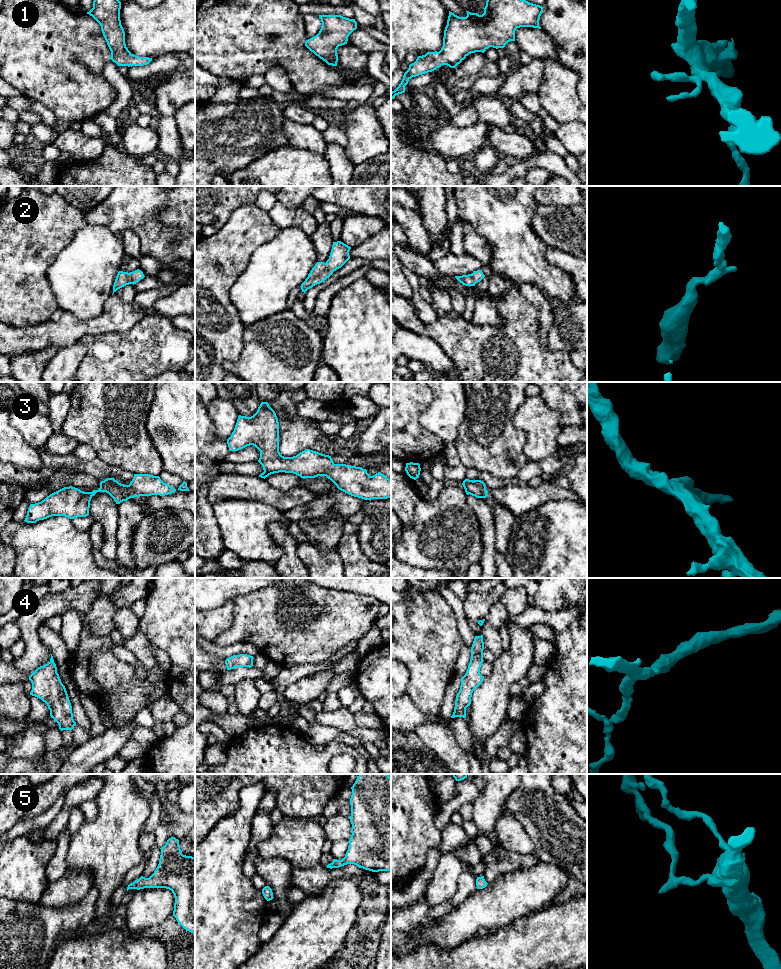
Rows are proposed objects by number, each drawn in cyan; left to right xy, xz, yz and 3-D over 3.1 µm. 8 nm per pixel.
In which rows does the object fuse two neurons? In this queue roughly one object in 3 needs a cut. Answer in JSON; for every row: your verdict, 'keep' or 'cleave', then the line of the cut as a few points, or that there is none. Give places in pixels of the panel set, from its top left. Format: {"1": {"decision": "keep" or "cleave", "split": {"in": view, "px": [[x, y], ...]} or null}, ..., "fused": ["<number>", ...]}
{"1": {"decision": "keep", "split": null}, "2": {"decision": "keep", "split": null}, "3": {"decision": "keep", "split": null}, "4": {"decision": "keep", "split": null}, "5": {"decision": "keep", "split": null}, "fused": []}

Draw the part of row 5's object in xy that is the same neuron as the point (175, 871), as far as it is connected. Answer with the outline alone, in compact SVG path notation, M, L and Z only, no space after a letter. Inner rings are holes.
M171 837L166 844L160 848L161 855L159 864L154 873L145 878L141 876L133 883L129 884L129 889L144 888L166 888L172 891L175 897L173 916L177 922L186 930L195 934L195 857L182 854L179 840Z

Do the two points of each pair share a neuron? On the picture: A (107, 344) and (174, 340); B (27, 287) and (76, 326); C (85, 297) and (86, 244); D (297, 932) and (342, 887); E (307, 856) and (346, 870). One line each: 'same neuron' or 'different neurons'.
A: same neuron
B: different neurons
C: same neuron
D: same neuron
E: different neurons

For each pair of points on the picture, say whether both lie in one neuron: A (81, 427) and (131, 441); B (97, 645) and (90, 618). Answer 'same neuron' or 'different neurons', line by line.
A: same neuron
B: different neurons

